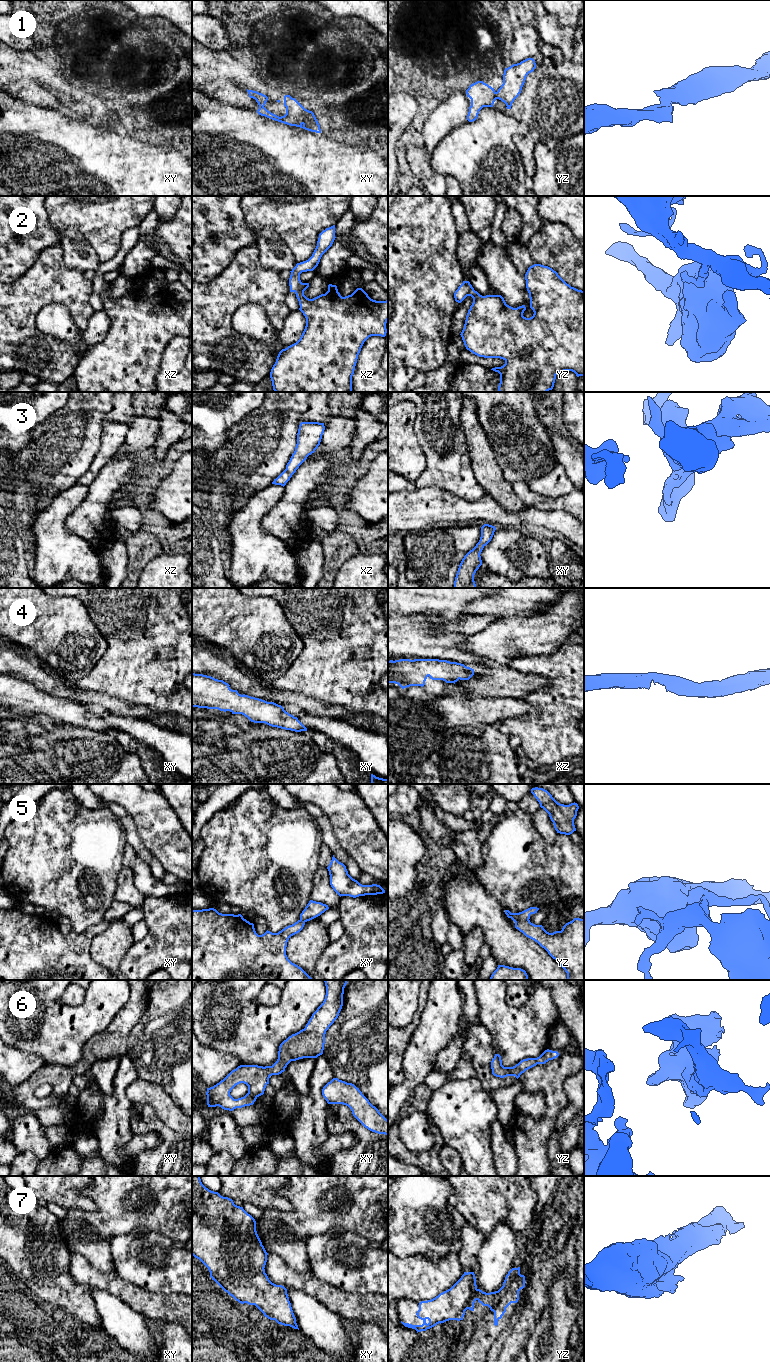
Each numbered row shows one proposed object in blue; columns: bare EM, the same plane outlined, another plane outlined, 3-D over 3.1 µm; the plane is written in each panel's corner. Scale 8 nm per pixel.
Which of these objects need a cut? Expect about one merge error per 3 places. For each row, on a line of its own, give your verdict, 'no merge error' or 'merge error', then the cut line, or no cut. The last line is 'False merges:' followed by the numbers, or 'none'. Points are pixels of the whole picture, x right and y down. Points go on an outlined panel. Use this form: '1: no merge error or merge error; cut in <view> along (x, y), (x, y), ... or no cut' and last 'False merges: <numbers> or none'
1: merge error; cut in yz along (495, 92), (497, 98)
2: merge error; cut in xz along (302, 283), (295, 292)
3: no merge error; no cut
4: no merge error; no cut
5: merge error; cut in yz along (528, 919), (519, 919), (515, 922)
6: no merge error; no cut
7: no merge error; no cut
False merges: 1, 2, 5

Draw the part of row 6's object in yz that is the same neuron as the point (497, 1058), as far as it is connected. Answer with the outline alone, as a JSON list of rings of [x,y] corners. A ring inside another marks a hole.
[[[547,1049],[537,1058],[523,1059],[513,1067],[504,1067],[502,1065],[501,1056],[499,1054],[495,1054],[491,1061],[492,1074],[500,1078],[515,1076],[518,1079],[526,1070],[536,1066],[537,1064],[545,1064],[549,1060],[553,1060],[558,1056],[559,1053],[557,1051]]]

